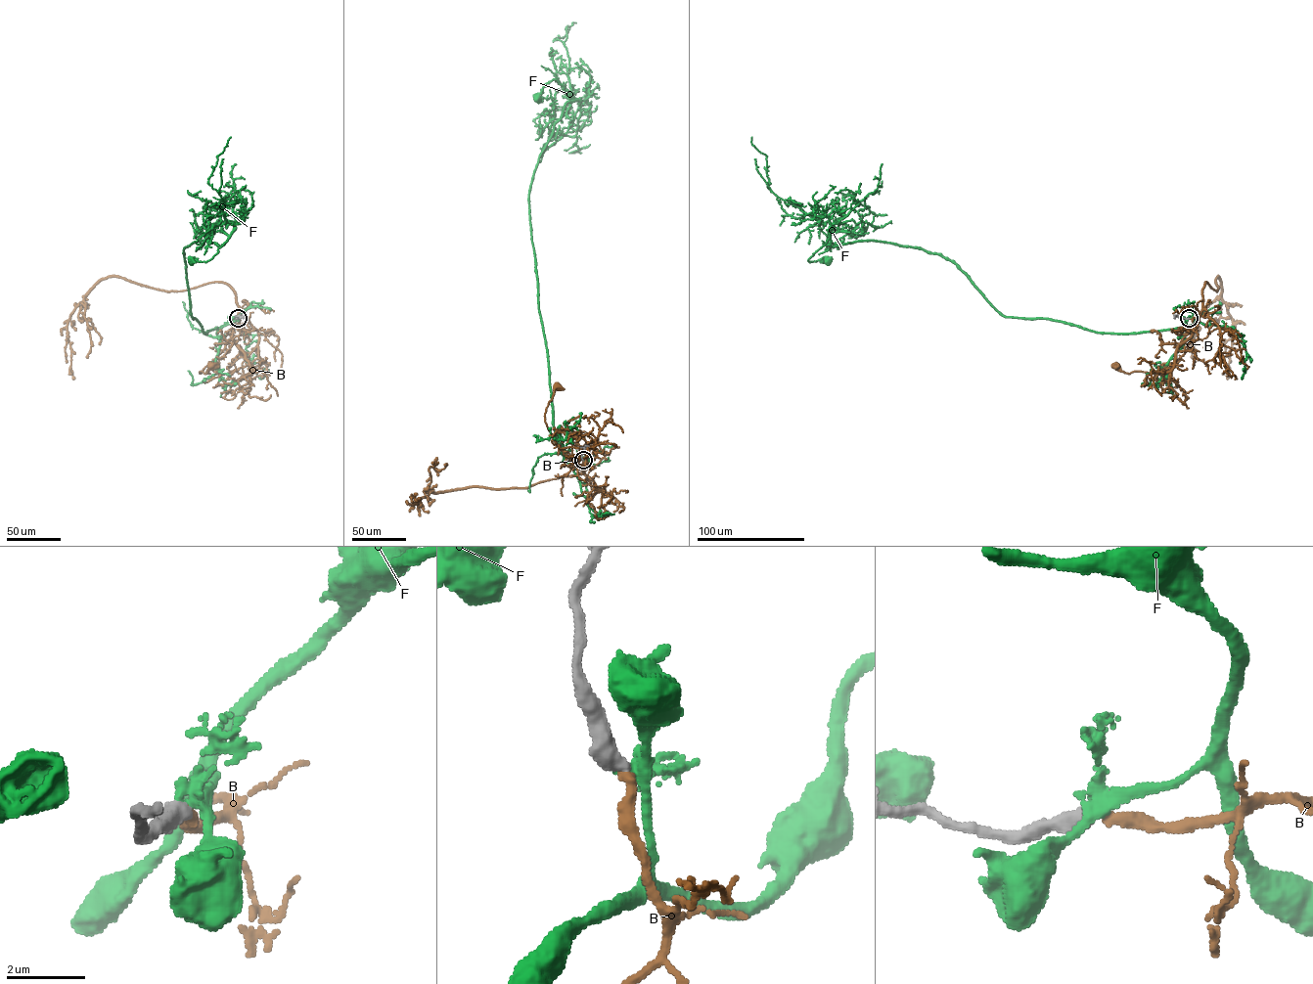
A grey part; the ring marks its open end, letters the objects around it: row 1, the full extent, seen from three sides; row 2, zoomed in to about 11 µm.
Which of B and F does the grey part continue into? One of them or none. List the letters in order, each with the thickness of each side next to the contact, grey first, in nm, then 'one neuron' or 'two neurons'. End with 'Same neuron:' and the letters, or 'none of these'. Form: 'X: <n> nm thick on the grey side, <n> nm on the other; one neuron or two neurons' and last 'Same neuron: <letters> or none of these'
B: 480 nm thick on the grey side, 280 nm on the other; one neuron
F: 500 nm thick on the grey side, 280 nm on the other; two neurons
Same neuron: B

